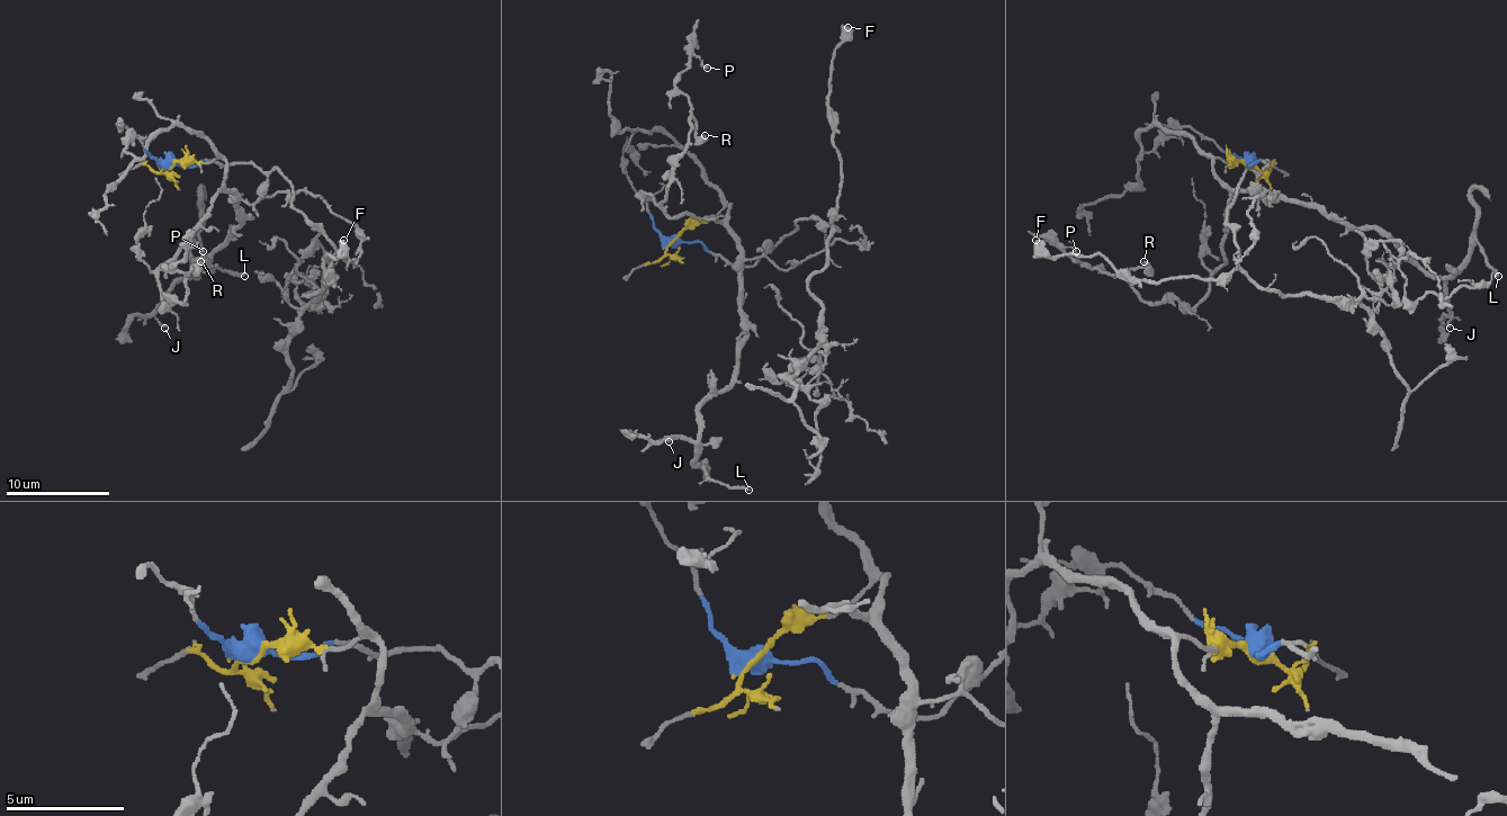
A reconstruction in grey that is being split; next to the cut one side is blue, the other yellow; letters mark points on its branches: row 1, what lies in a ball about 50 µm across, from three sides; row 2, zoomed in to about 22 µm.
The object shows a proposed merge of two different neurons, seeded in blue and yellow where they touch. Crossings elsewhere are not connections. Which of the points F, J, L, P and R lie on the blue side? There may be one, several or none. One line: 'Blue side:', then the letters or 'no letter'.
Blue side: F

